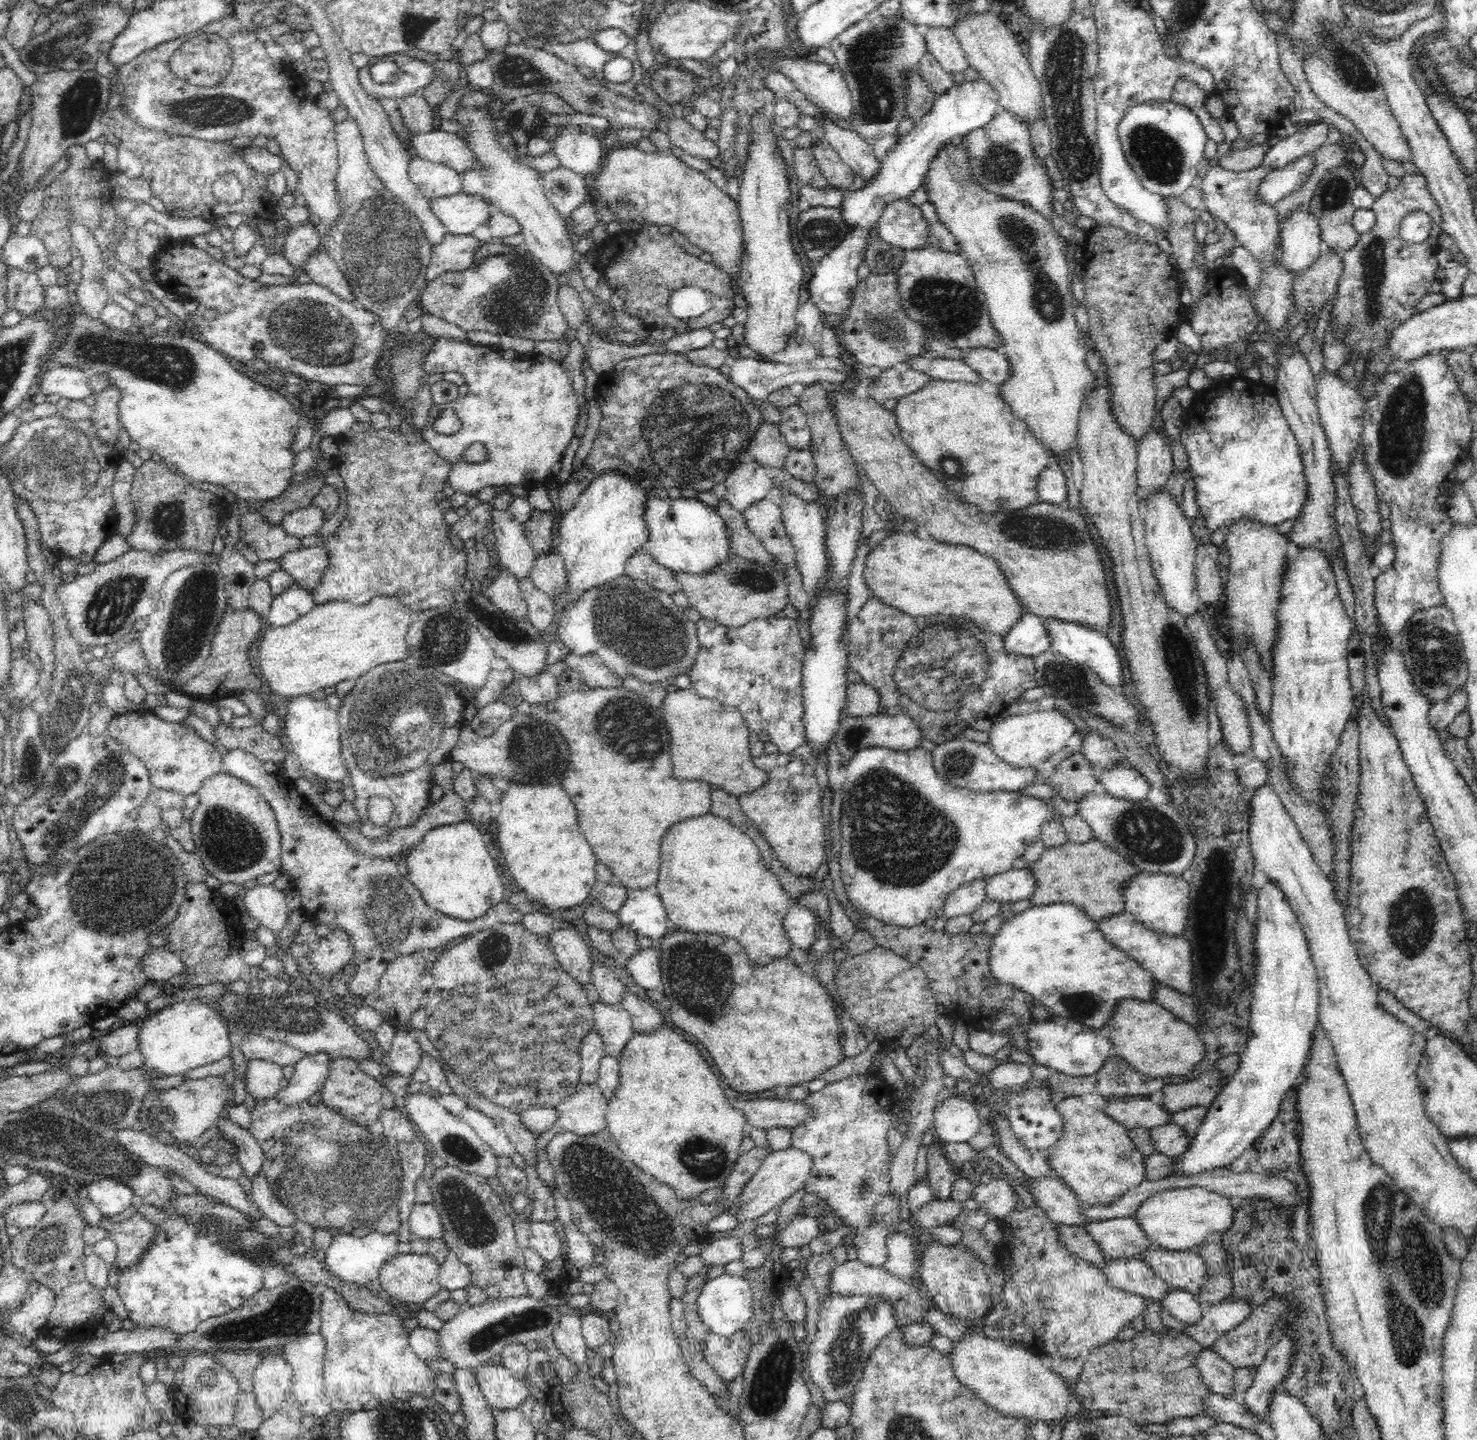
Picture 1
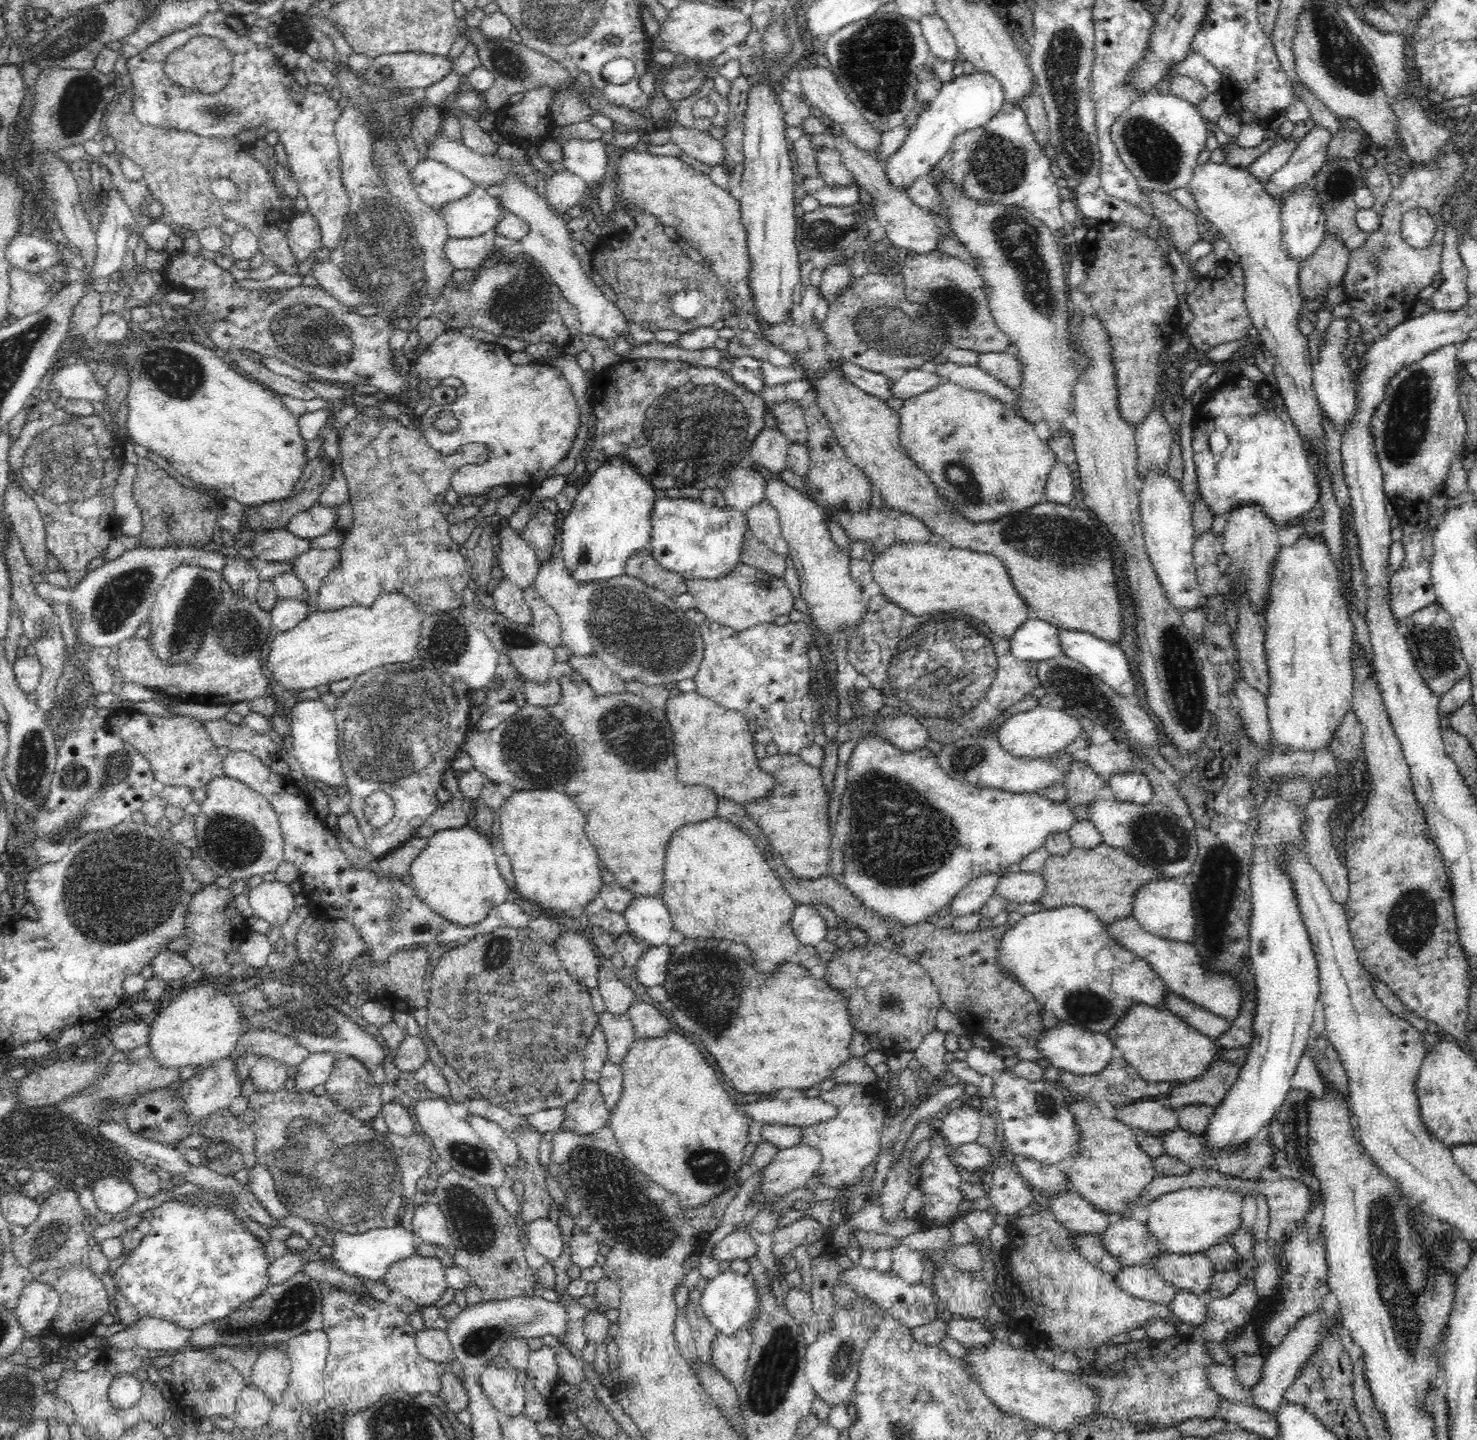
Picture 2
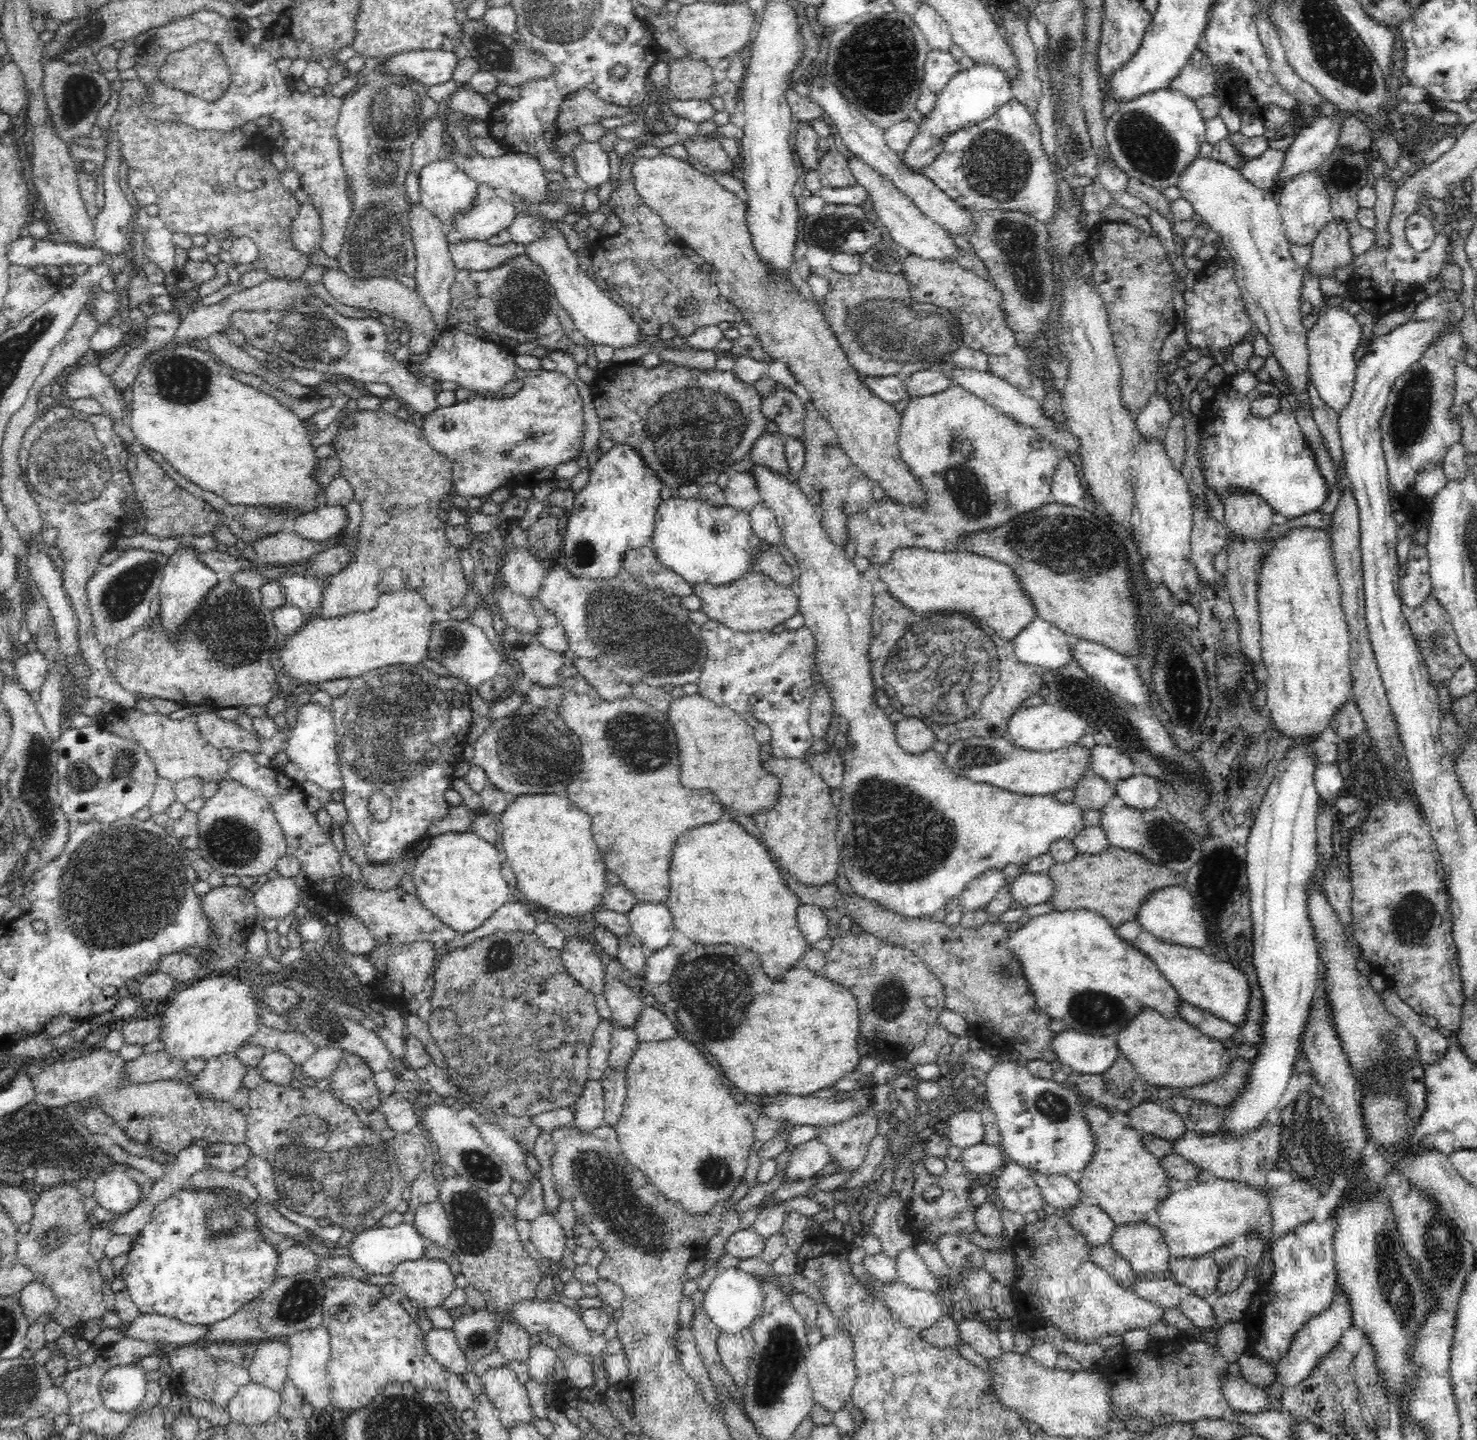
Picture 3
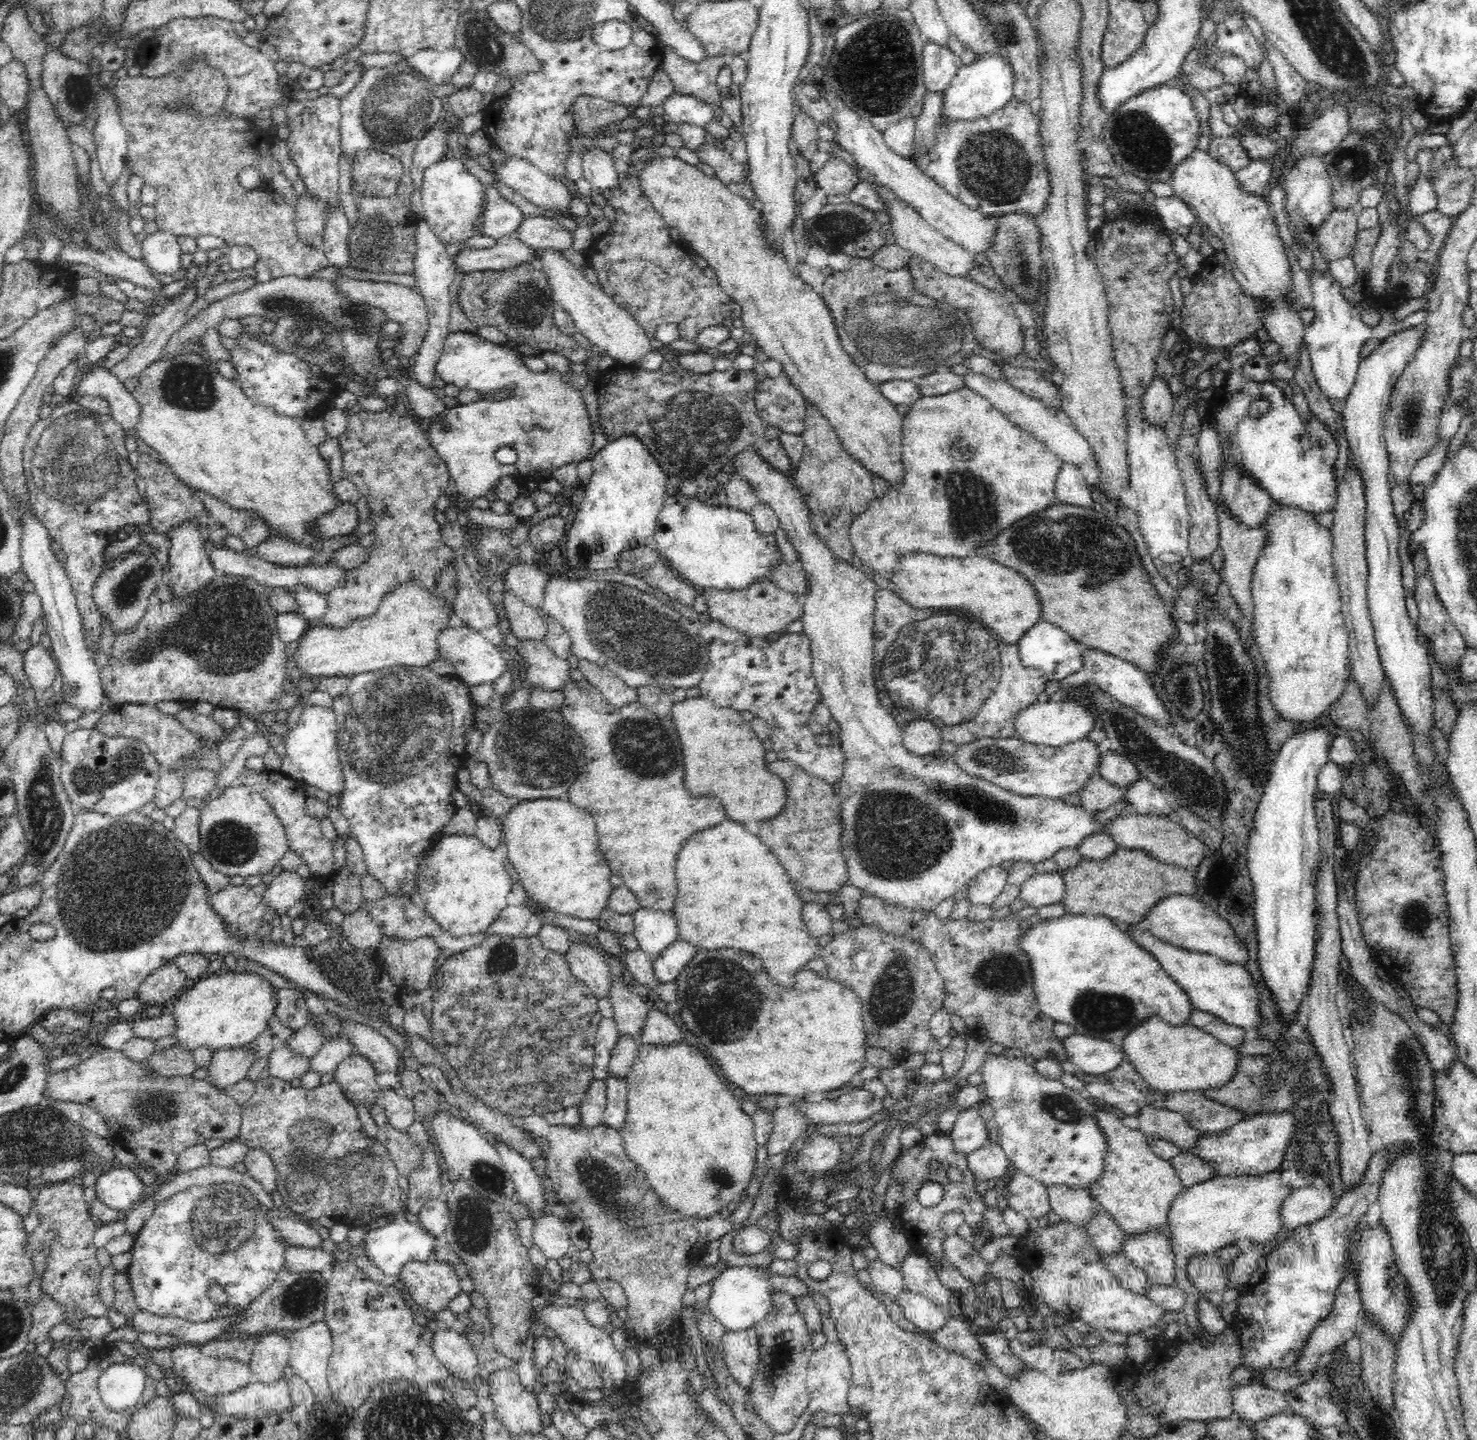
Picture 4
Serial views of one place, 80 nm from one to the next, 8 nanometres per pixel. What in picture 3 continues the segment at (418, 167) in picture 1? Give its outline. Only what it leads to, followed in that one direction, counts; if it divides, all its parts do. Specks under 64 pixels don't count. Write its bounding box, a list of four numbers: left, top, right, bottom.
[419,158,480,226]

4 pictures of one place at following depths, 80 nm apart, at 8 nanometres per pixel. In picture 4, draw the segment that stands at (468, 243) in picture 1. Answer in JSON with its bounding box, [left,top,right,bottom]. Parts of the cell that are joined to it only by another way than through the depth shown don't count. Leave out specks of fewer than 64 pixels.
[455,236,539,273]

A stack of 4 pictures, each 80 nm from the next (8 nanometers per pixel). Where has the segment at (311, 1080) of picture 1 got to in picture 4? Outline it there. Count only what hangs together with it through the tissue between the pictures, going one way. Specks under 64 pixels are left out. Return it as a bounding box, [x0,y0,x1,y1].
[311,1038,353,1074]

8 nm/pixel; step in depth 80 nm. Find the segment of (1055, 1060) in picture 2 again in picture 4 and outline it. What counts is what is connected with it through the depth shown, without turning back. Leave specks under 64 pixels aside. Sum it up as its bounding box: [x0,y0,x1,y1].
[1061,1034,1123,1075]

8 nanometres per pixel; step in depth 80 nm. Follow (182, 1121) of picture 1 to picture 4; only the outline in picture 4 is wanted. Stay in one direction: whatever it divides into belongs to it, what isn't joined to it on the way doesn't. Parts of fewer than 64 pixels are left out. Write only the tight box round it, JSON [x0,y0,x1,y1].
[207,1045,255,1092]

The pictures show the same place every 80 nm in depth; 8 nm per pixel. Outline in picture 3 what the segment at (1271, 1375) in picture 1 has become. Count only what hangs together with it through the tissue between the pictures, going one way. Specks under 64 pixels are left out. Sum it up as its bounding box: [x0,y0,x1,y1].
[1265,1288,1353,1400]

